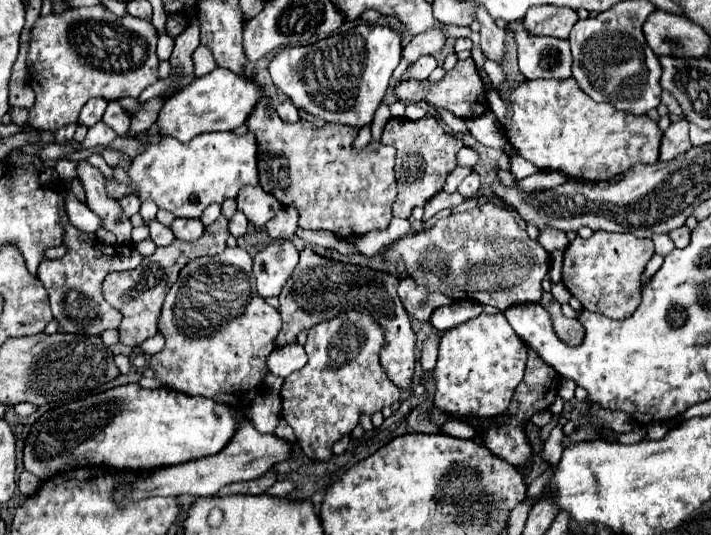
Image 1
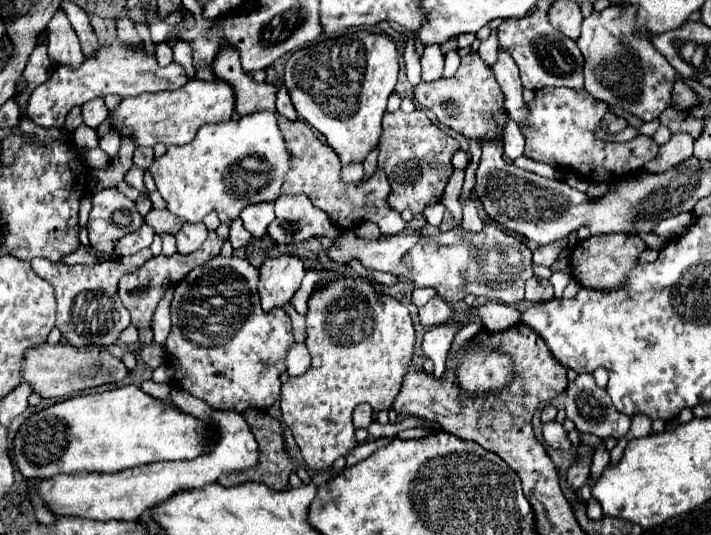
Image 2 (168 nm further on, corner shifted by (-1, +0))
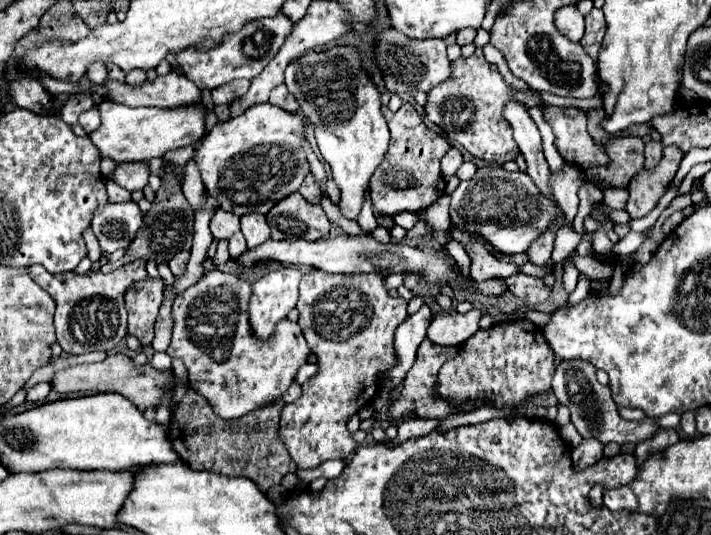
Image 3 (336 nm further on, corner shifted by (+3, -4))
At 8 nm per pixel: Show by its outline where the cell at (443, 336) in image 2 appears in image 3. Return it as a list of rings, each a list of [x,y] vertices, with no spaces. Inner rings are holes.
[[[471,310],[467,314],[459,312],[441,312],[433,318],[427,338],[441,346],[459,346],[463,340],[473,336],[479,330],[479,318],[483,312]]]

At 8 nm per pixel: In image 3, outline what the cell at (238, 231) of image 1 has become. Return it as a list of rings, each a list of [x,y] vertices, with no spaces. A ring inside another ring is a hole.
[[[235,232],[235,236],[229,238],[229,254],[231,254],[231,258],[239,258],[245,250],[247,250],[247,246],[245,246],[243,234]]]

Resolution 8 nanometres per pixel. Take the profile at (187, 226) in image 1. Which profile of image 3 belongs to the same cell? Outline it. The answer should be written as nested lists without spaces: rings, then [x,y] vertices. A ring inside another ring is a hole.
[[[179,250],[173,258],[171,258],[171,262],[169,262],[169,268],[171,268],[171,272],[175,274],[175,276],[179,276],[179,274],[183,274],[183,268],[185,268],[185,264],[187,264],[187,260],[189,260],[189,250]]]

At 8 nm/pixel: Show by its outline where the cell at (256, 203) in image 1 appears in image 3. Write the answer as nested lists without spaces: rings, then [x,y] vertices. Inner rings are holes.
[[[247,214],[241,216],[241,232],[247,240],[247,248],[255,248],[269,238],[269,226],[265,214]]]

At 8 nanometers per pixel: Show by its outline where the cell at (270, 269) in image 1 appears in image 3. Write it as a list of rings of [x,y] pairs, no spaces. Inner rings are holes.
[[[283,266],[265,274],[253,284],[253,296],[249,304],[251,328],[259,338],[271,336],[275,322],[285,318],[297,304],[301,272],[293,266]]]

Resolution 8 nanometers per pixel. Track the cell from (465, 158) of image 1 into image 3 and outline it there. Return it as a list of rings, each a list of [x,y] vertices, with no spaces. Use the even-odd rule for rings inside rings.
[[[451,148],[443,158],[441,158],[441,172],[443,176],[453,176],[457,168],[463,164],[463,156],[457,148]]]

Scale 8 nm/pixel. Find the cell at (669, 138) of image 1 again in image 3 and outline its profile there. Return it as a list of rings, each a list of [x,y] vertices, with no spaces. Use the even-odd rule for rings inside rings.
[[[667,146],[663,150],[661,162],[651,170],[639,170],[631,182],[629,182],[629,200],[627,200],[627,212],[631,218],[641,218],[649,210],[655,208],[659,198],[667,192],[667,186],[675,178],[679,164],[683,160],[683,152],[679,152],[677,146]]]

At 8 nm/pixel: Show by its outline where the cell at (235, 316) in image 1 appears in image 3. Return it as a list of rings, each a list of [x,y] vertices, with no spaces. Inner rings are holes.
[[[209,270],[209,272],[205,272],[203,280],[199,280],[199,284],[187,288],[173,302],[173,312],[171,312],[173,336],[171,336],[167,354],[171,358],[183,360],[187,374],[189,374],[191,388],[197,394],[205,396],[207,402],[211,404],[213,412],[225,420],[245,416],[251,410],[263,408],[263,406],[275,402],[277,398],[281,398],[281,394],[293,382],[297,368],[307,362],[307,356],[311,352],[303,338],[299,324],[291,322],[287,318],[277,322],[275,332],[267,340],[261,340],[259,336],[255,336],[251,330],[251,324],[249,324],[249,314],[247,314],[249,300],[251,300],[251,284],[247,280],[243,280],[237,274]]]

